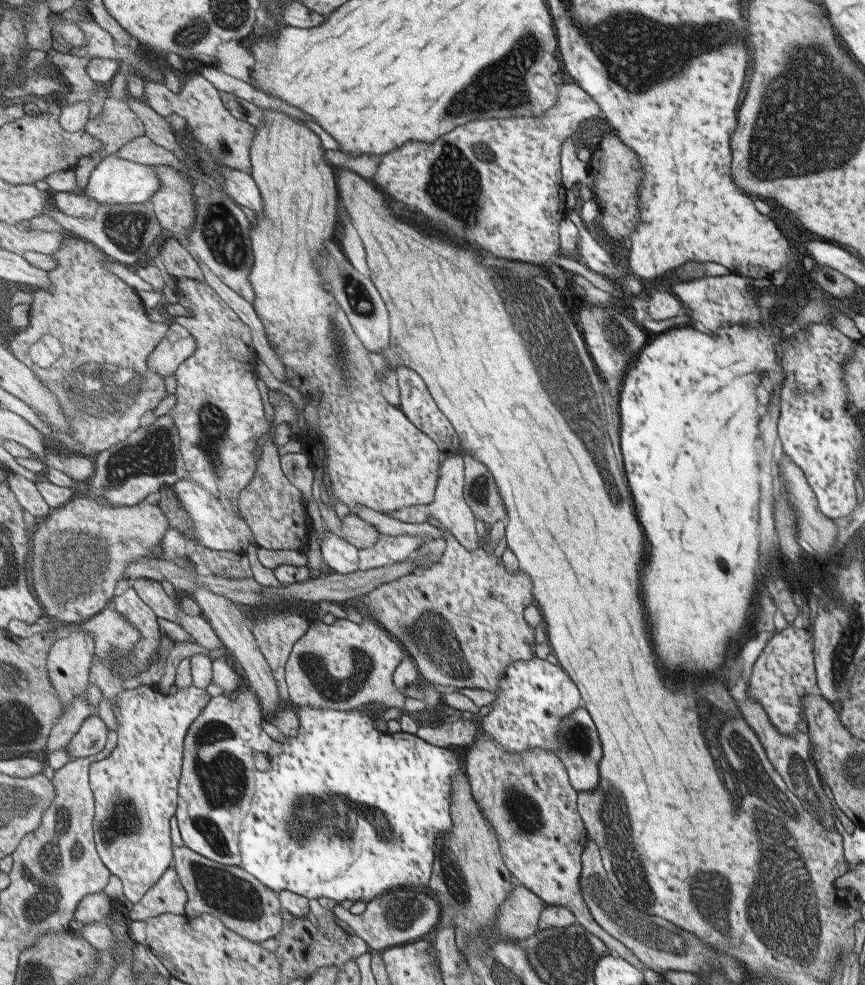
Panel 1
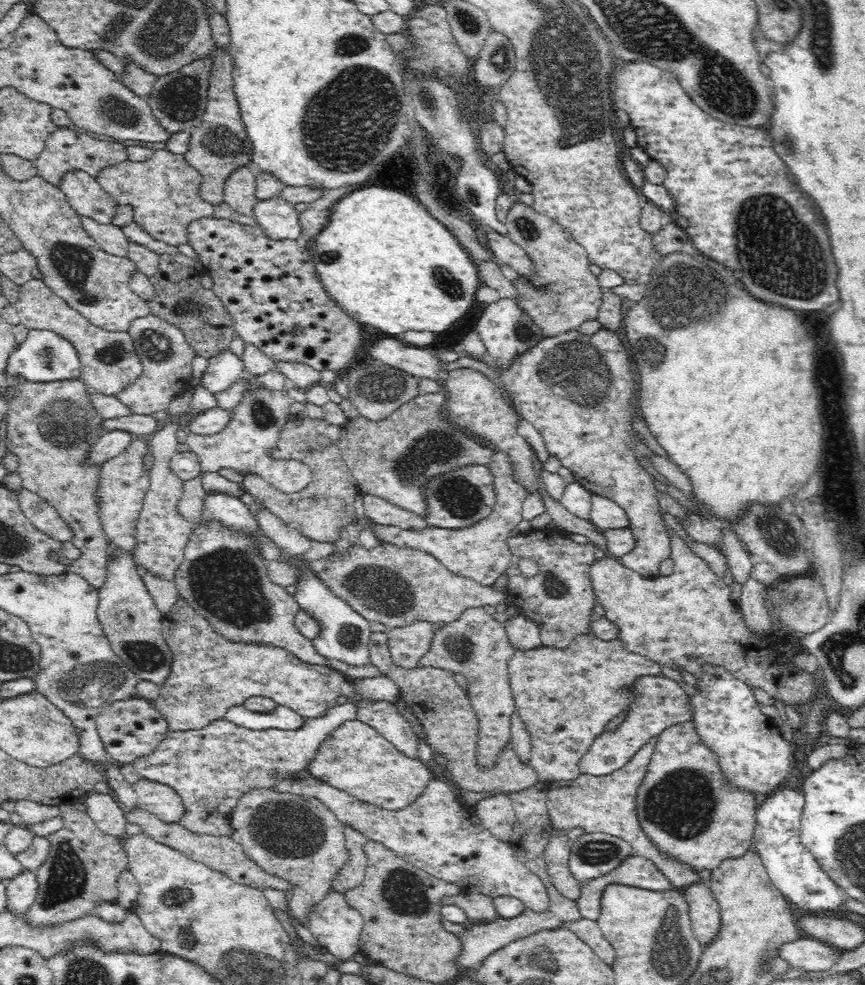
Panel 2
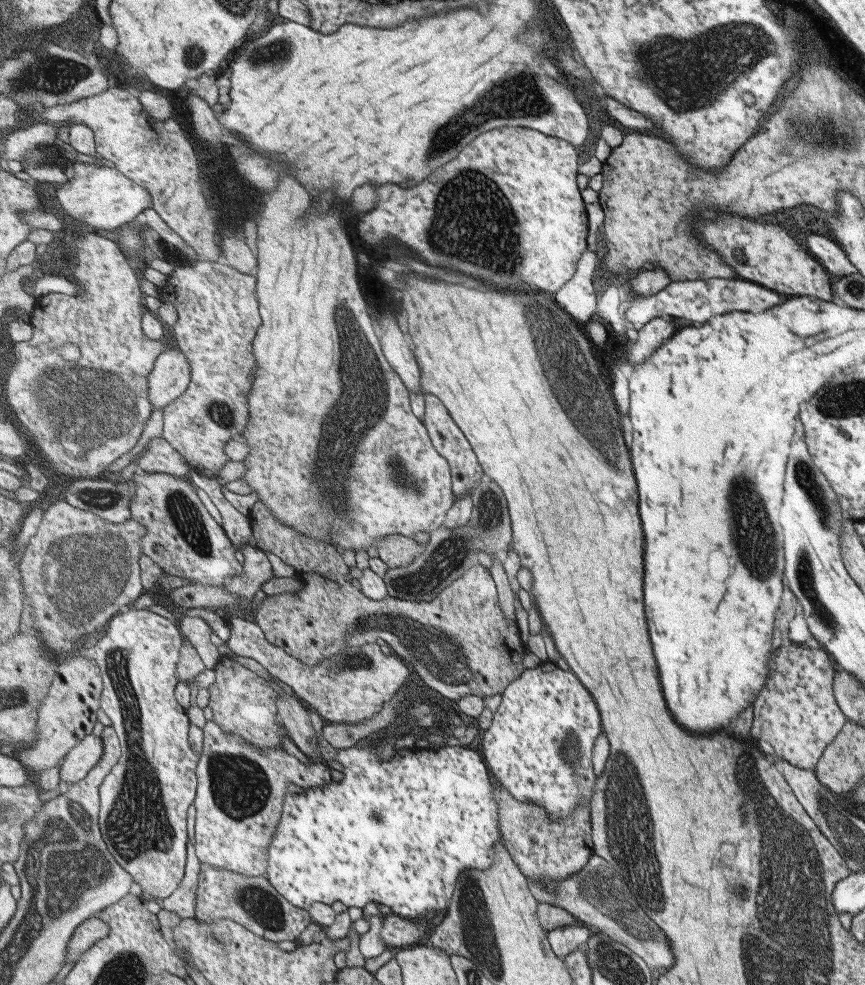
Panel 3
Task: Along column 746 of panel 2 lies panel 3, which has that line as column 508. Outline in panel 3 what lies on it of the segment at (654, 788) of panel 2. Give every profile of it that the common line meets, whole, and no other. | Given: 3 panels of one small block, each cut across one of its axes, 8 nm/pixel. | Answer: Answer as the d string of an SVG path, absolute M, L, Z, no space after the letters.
M496 782L494 791L496 803L498 804L501 844L505 850L514 856L514 863L532 881L542 880L548 891L552 891L560 880L573 876L581 871L590 856L593 854L593 844L590 839L590 809L587 800L580 800L566 818L550 820L546 812L538 805L530 802L515 800Z

